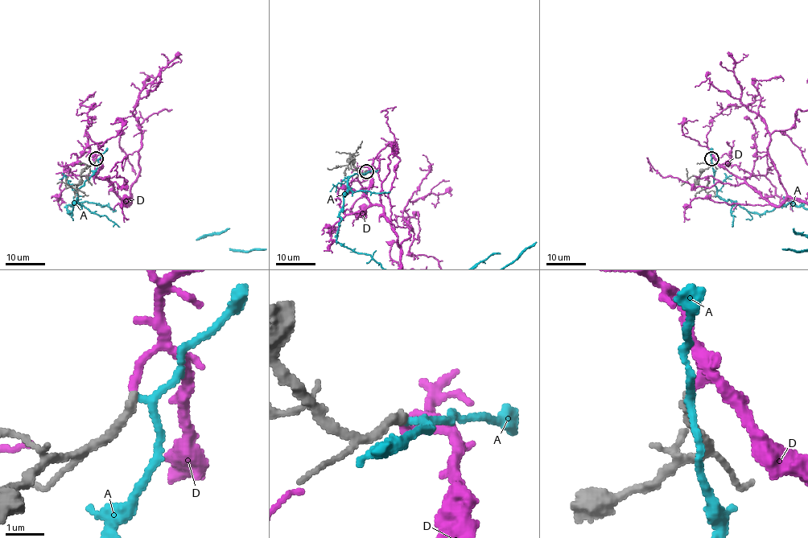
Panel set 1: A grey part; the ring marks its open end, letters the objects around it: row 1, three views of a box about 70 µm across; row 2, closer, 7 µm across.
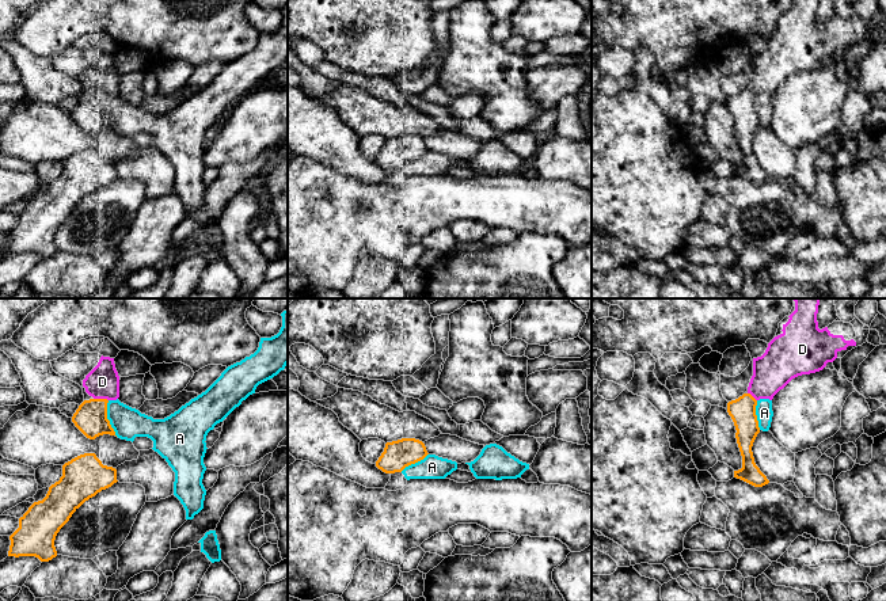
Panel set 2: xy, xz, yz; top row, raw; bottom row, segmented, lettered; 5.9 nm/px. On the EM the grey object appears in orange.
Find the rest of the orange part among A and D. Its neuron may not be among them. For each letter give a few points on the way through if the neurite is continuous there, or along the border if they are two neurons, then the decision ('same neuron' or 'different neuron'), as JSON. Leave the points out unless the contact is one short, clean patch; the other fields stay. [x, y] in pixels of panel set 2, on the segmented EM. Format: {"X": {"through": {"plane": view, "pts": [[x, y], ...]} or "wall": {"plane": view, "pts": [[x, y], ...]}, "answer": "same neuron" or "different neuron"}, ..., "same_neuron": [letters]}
{"A": {"answer": "different neuron"}, "D": {"answer": "same neuron"}, "same_neuron": ["D"]}

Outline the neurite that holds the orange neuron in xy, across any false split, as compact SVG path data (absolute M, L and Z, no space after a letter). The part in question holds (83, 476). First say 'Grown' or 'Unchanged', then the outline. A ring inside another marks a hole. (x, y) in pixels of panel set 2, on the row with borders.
Unchanged. M84 453L65 463L60 480L49 487L42 501L34 502L19 518L19 528L9 536L8 556L35 556L41 562L56 558L54 540L60 529L85 501L117 482L117 469L103 465L95 453Z

